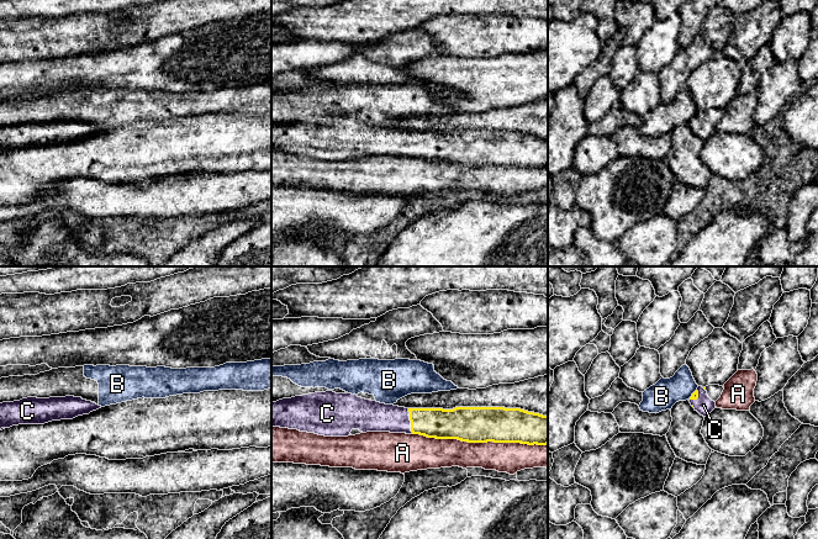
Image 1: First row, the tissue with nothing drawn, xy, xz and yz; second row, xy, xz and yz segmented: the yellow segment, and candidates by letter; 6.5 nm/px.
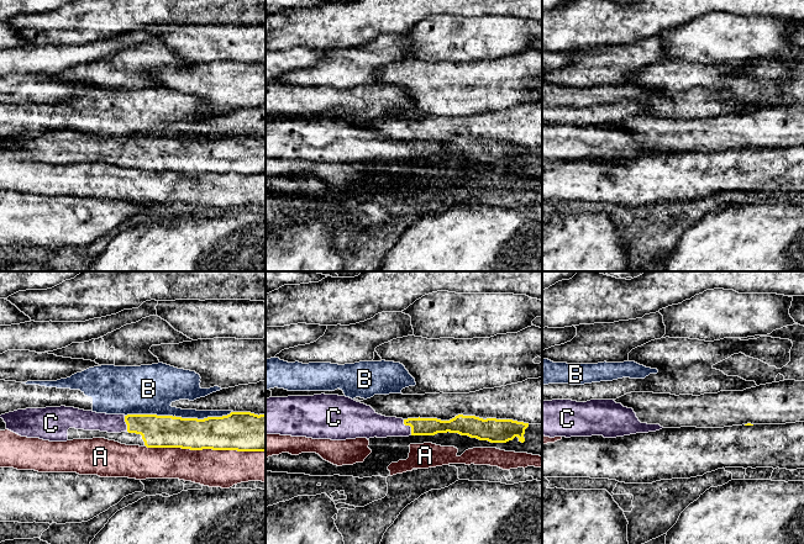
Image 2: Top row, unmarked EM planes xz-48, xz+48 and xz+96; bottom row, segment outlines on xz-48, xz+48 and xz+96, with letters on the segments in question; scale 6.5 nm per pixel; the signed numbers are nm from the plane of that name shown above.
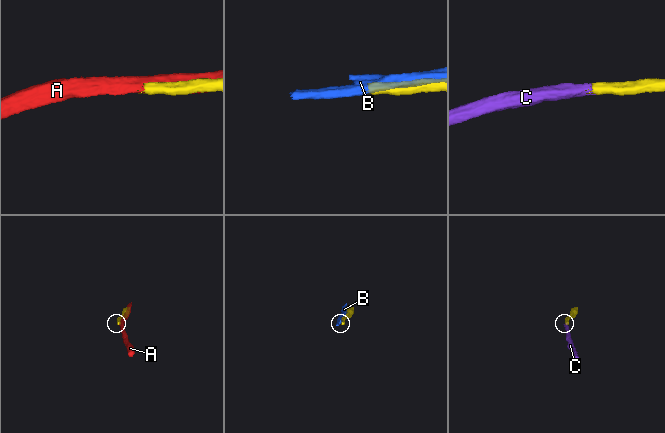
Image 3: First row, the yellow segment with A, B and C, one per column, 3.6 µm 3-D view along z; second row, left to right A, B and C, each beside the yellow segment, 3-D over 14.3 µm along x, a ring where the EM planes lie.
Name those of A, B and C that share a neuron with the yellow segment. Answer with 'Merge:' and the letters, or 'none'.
Merge: C

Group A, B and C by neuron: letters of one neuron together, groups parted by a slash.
A / B / C

